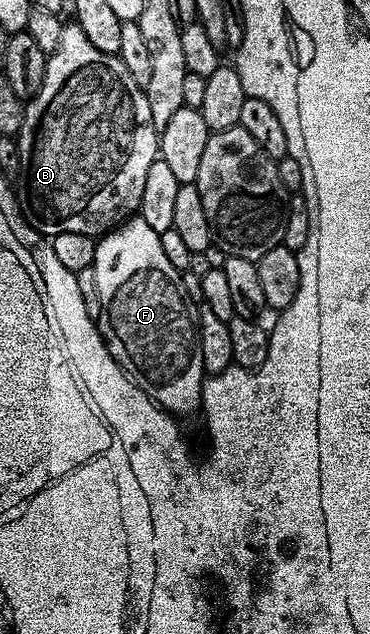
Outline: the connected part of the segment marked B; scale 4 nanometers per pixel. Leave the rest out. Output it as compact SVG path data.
M75 23L65 24L58 47L48 54L42 87L25 104L18 144L20 212L39 233L49 238L62 231L78 231L78 235L99 238L123 225L139 210L150 163L158 160L158 130L150 119L147 92L134 83L120 56L98 51Z

